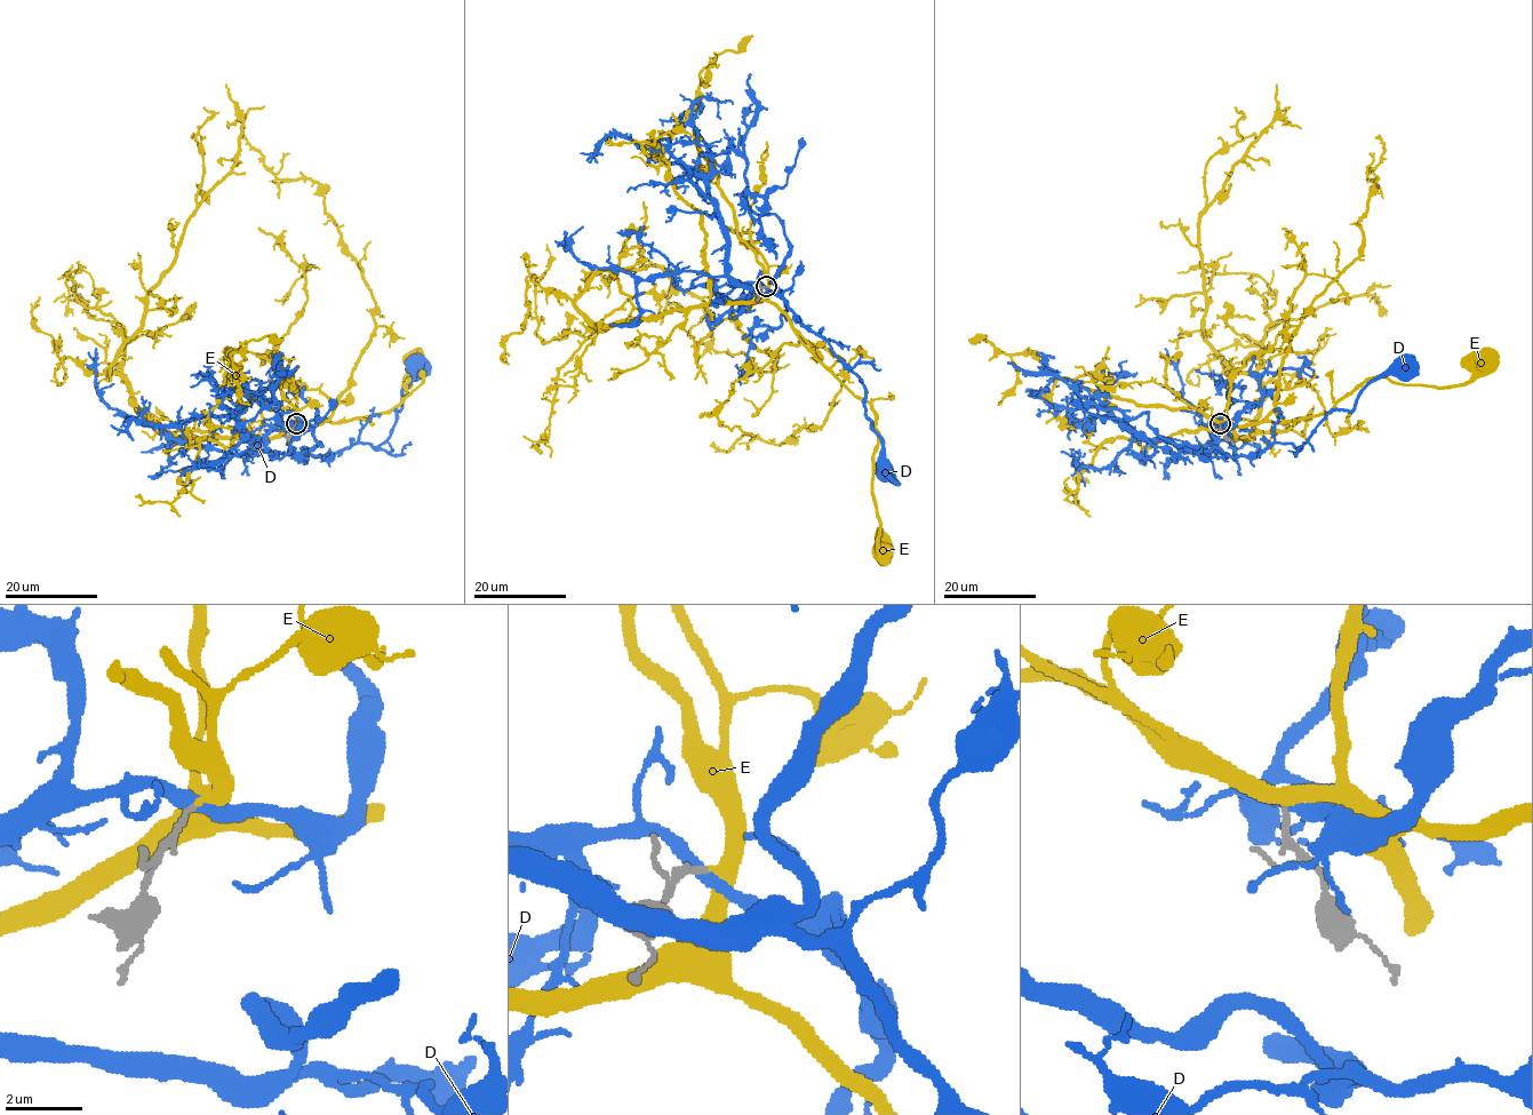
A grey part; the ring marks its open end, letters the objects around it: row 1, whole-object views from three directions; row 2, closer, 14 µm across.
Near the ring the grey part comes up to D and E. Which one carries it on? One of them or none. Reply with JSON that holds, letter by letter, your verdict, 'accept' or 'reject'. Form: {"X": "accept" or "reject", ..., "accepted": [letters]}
{"D": "reject", "E": "accept", "accepted": ["E"]}

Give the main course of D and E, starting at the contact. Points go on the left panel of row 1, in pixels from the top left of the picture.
D: (296, 423), (280, 421), (266, 444), (297, 456), (332, 456), (357, 443), (377, 446), (389, 437), (416, 366)
E: (296, 423), (344, 422), (396, 407), (406, 396), (406, 377), (404, 385), (410, 385), (410, 357)

